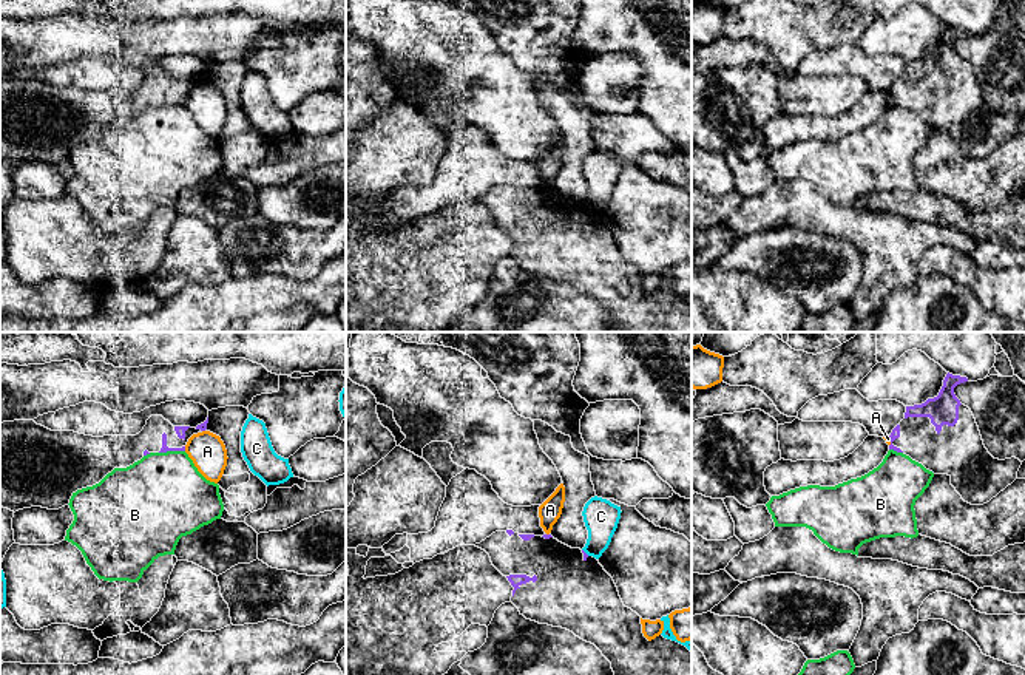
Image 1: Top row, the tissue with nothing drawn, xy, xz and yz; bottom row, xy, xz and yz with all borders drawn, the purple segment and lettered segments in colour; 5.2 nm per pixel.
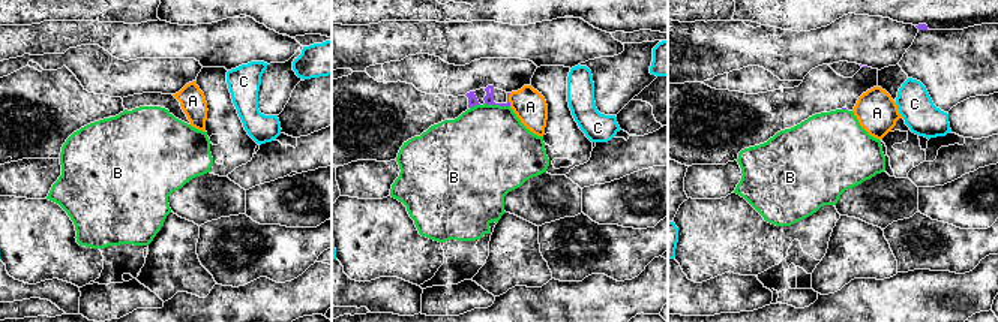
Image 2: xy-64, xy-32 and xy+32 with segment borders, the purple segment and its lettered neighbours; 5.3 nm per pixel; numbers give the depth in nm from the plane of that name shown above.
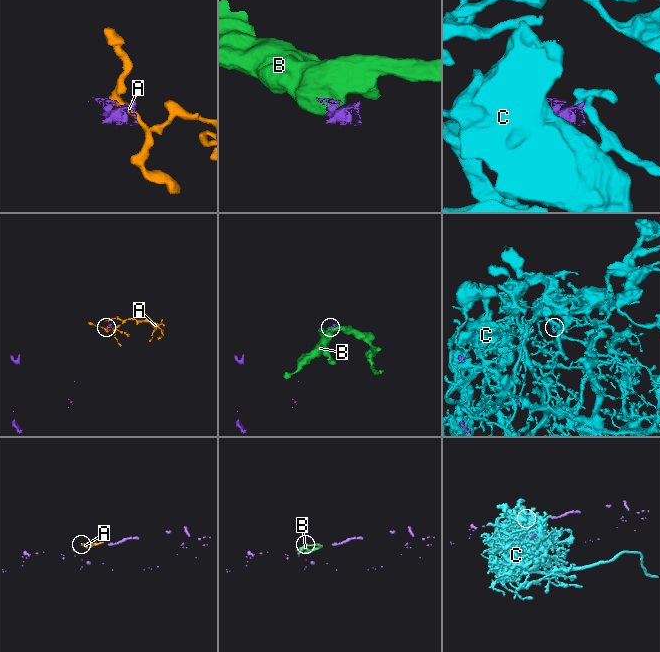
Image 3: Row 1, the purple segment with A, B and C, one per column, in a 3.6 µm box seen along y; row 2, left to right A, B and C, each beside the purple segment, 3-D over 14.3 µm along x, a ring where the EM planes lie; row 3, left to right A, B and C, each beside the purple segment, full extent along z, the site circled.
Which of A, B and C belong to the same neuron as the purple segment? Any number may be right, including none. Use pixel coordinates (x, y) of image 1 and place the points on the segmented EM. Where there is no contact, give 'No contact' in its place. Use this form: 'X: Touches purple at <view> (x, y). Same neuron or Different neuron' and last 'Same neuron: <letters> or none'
A: Touches purple at xy (184, 448). Different neuron
B: Touches purple at xy (172, 450). Different neuron
C: Touches purple at xz (584, 552). Different neuron
Same neuron: none

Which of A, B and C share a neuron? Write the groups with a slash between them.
A / B / C

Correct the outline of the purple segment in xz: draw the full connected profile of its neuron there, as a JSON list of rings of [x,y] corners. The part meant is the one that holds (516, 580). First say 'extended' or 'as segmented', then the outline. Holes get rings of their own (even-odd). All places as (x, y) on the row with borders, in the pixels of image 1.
extended; [[[496,531],[475,547],[485,550],[492,565],[514,587],[511,602],[520,615],[539,624],[562,627],[594,644],[611,663],[614,675],[692,675],[692,652],[662,635],[648,641],[641,616],[625,607],[613,578],[599,561],[571,548],[551,534]]]

